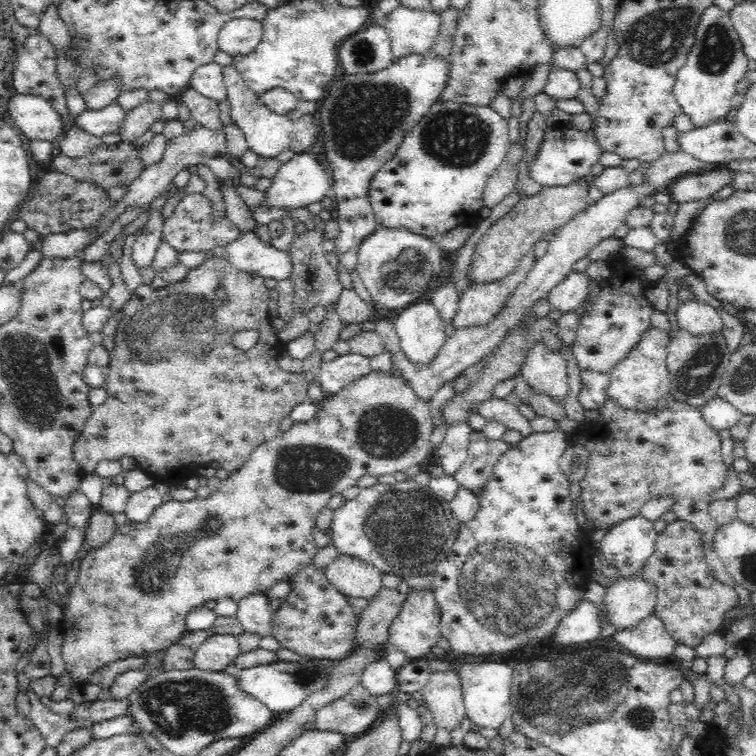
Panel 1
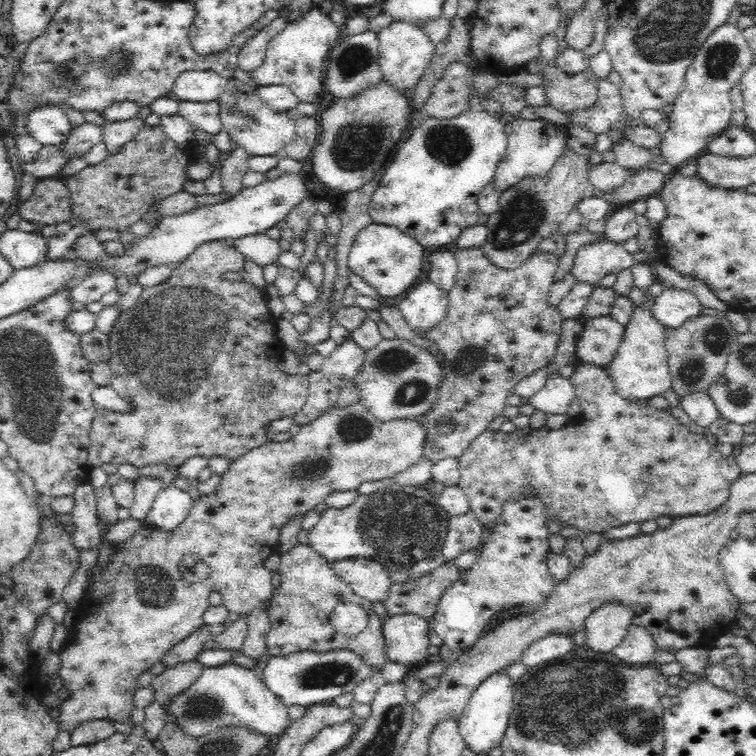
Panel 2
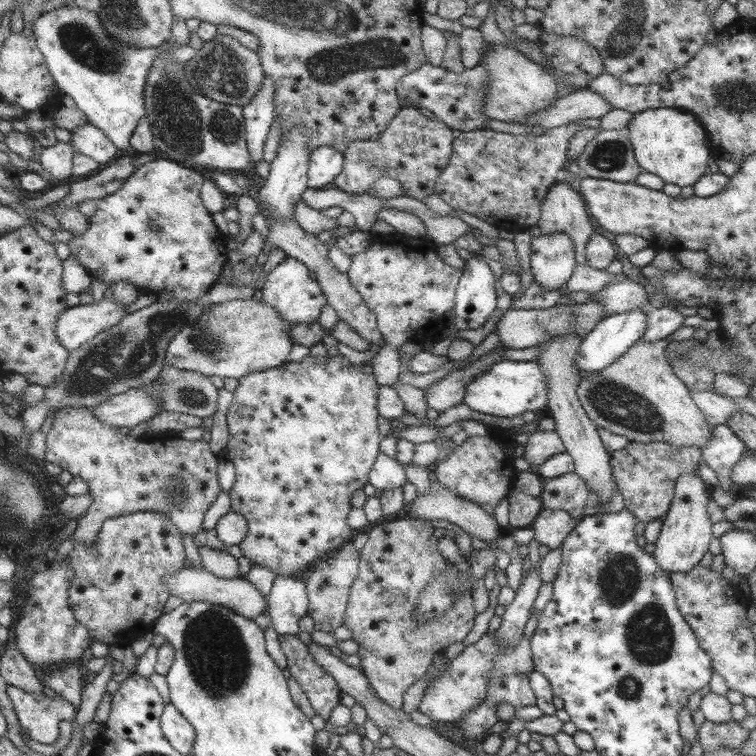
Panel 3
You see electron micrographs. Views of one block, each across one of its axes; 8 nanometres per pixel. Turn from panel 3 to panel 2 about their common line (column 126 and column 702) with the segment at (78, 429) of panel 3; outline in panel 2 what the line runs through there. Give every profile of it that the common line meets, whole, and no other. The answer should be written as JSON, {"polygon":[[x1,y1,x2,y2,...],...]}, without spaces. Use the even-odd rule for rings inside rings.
{"polygon":[[577,362,574,372,568,377,575,392,575,401,580,406,580,418,572,425,568,424,564,428,559,429,532,429,528,427,526,431,521,431,518,427,513,432,504,433,499,429,488,429,482,432,480,436,470,443,470,446,457,457,458,470,460,473,458,488,462,489,464,495,469,500,469,507,474,515,474,519,482,525,482,528,492,528,497,523,499,516,502,514,504,503,512,499,529,499,530,497,538,497,542,501,544,507,544,517,546,523,557,523,560,528,571,526,583,531,591,530,593,534,601,536,602,530,614,528,614,526,622,526,628,522,642,523,646,520,655,520,660,517,681,517,692,515,706,515,728,500,731,484,741,475,737,465,737,457,734,453,722,457,722,454,716,451,715,445,710,445,706,441,704,435,692,433,688,428,678,423,676,418,672,417,669,410,656,409,651,407,647,400,627,399,624,398,615,387,609,370,604,367,598,367,592,364]]}

